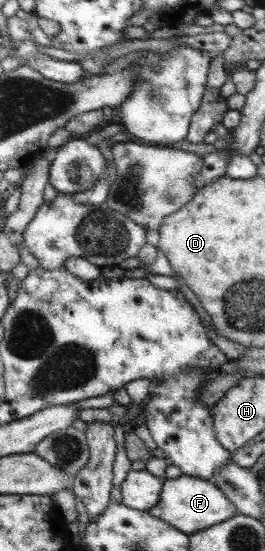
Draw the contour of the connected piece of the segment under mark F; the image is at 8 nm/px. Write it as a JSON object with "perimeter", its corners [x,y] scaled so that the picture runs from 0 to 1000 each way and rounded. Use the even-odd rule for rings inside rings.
{"perimeter":[[[672,864],[657,871],[619,868],[604,904],[589,917],[555,926],[566,936],[642,951],[694,969],[732,969],[747,962],[770,962],[789,955],[845,947],[860,940],[898,933],[891,918],[853,904],[853,898],[796,875],[755,868]]]}

